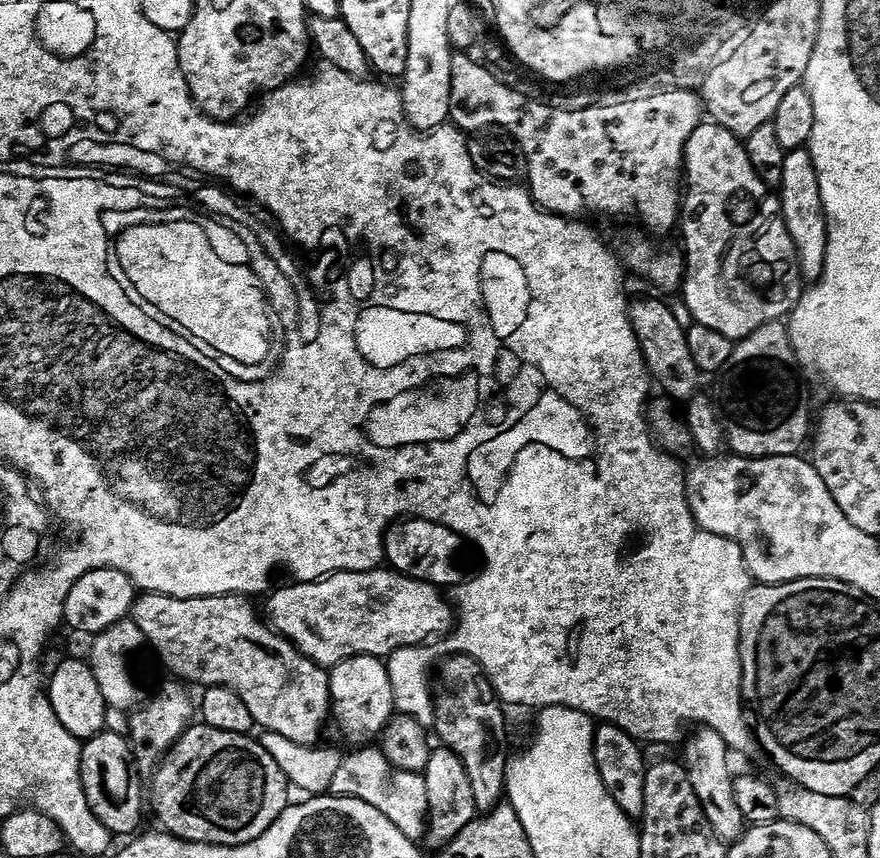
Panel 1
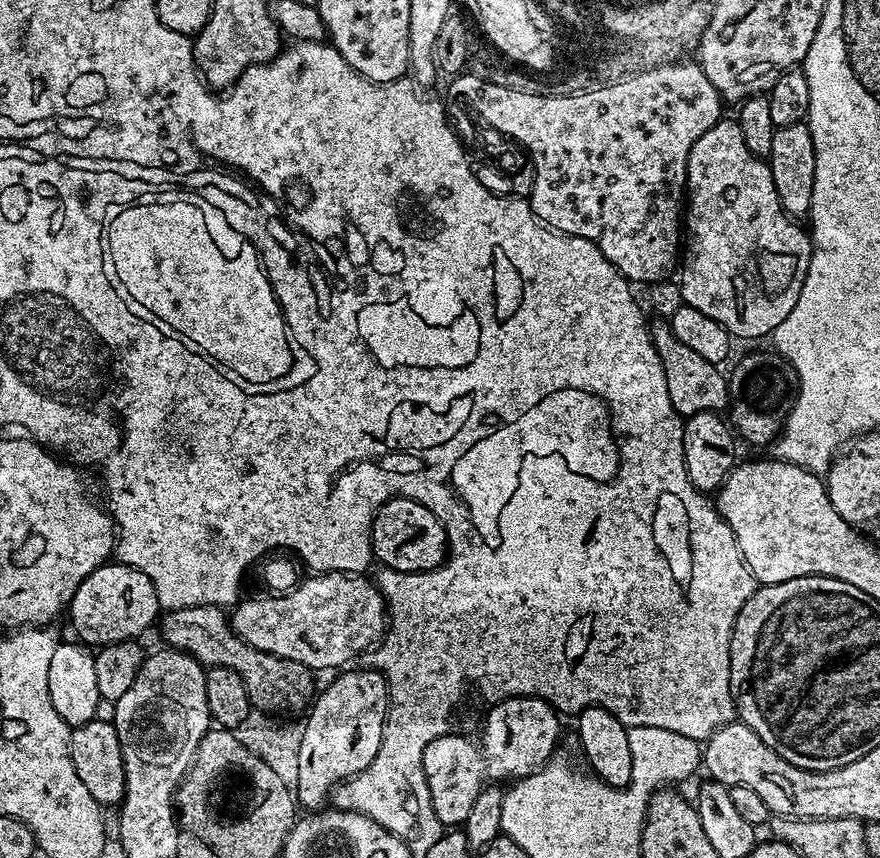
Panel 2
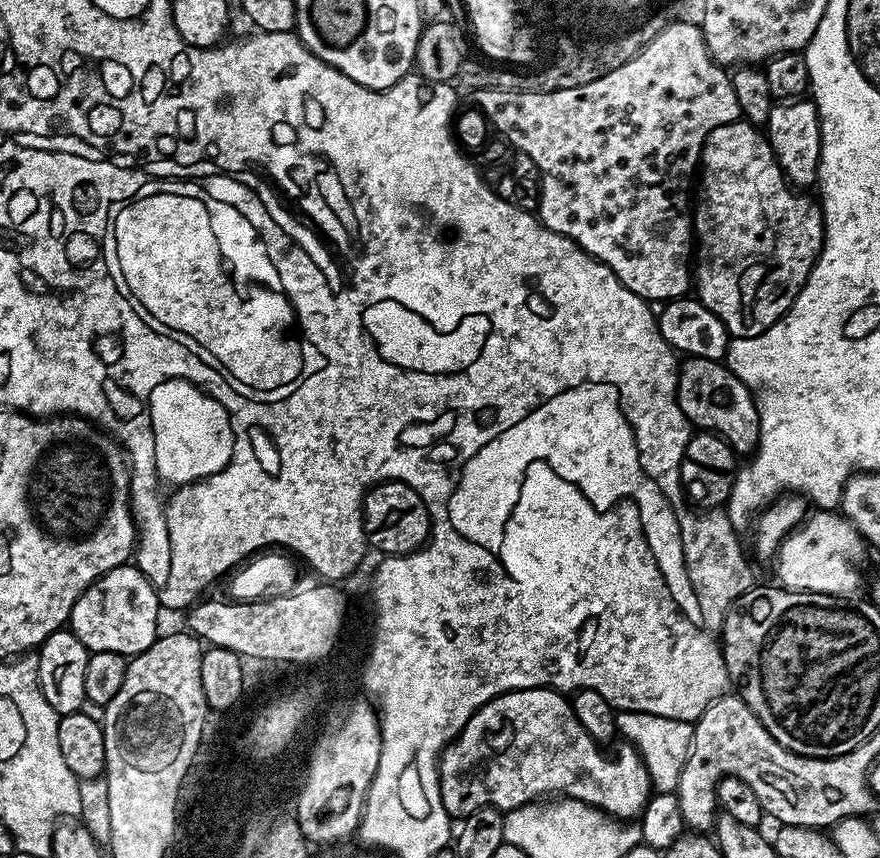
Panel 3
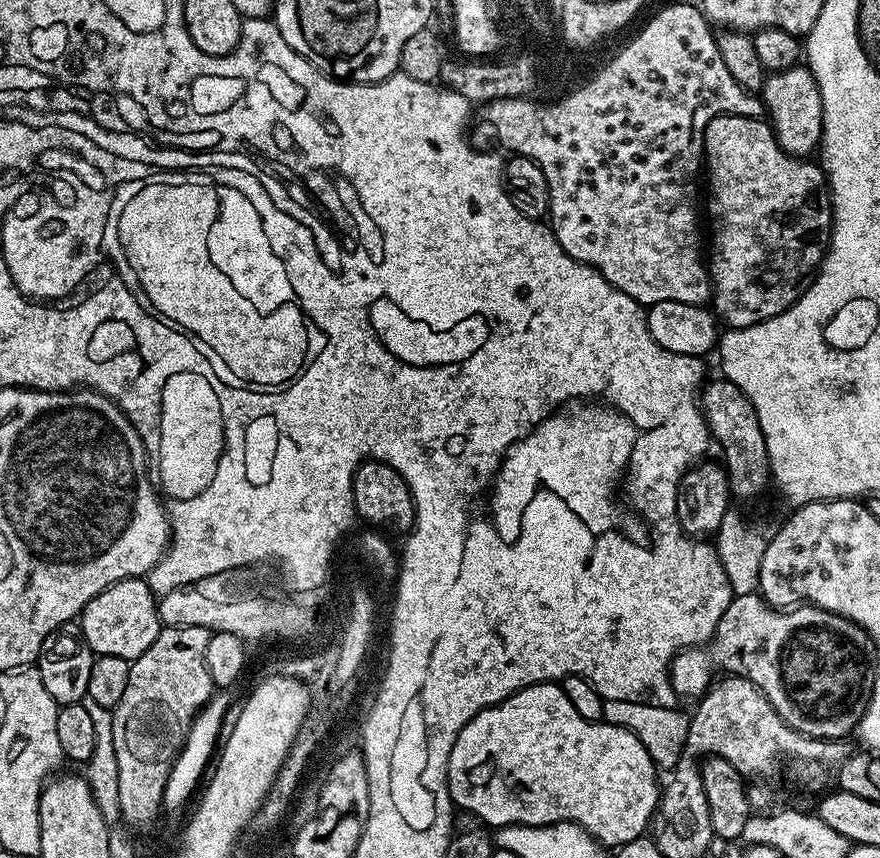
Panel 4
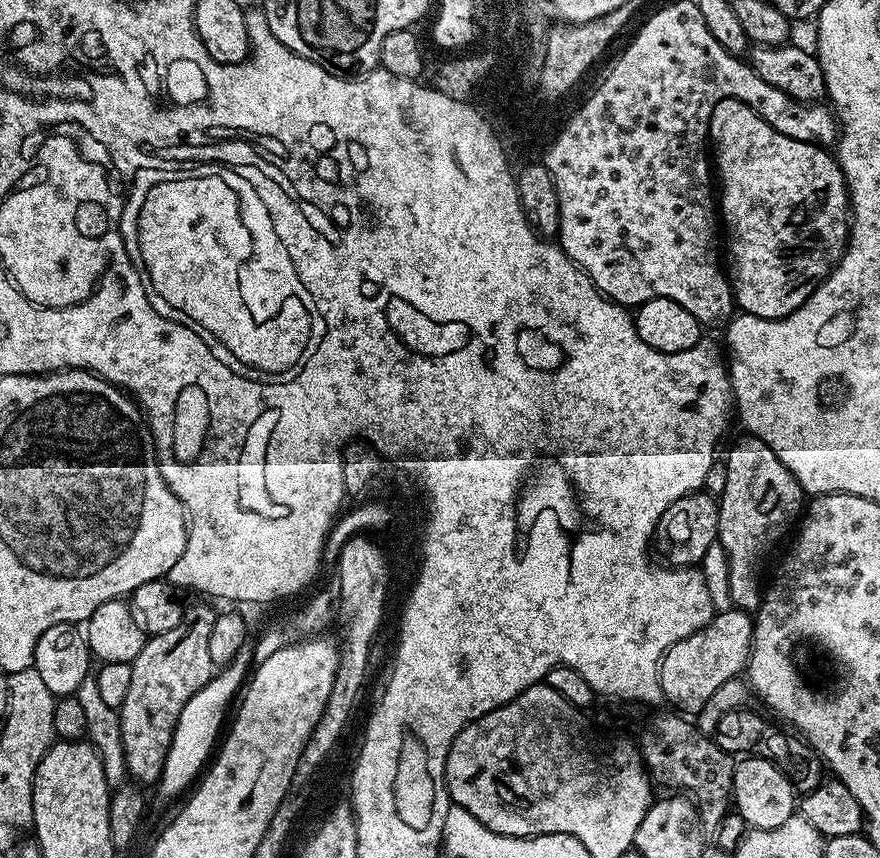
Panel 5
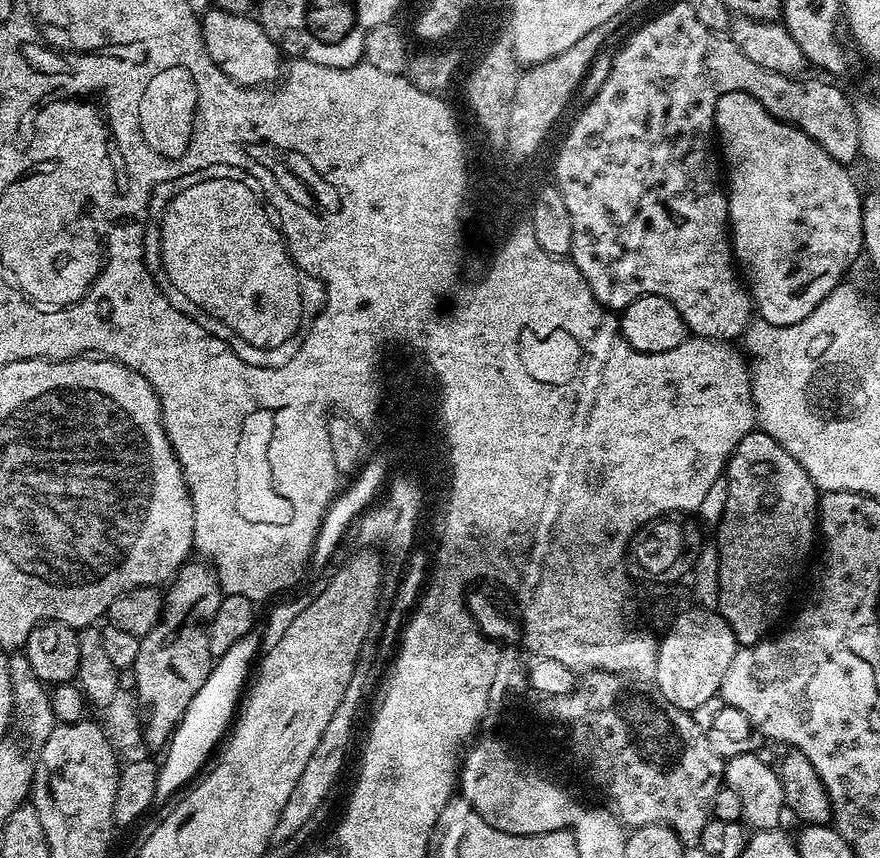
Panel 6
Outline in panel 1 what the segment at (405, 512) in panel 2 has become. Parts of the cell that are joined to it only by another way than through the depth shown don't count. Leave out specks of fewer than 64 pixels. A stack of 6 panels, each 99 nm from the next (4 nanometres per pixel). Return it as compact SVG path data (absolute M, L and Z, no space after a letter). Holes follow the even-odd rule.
M421 516L401 519L395 524L388 525L388 531L384 533L384 560L387 567L393 572L400 572L410 579L418 579L424 583L437 586L452 584L459 586L465 583L466 571L464 567L468 564L468 556L464 553L466 541L463 536L459 536L454 530L450 530L444 524L439 524L433 520L424 520Z

